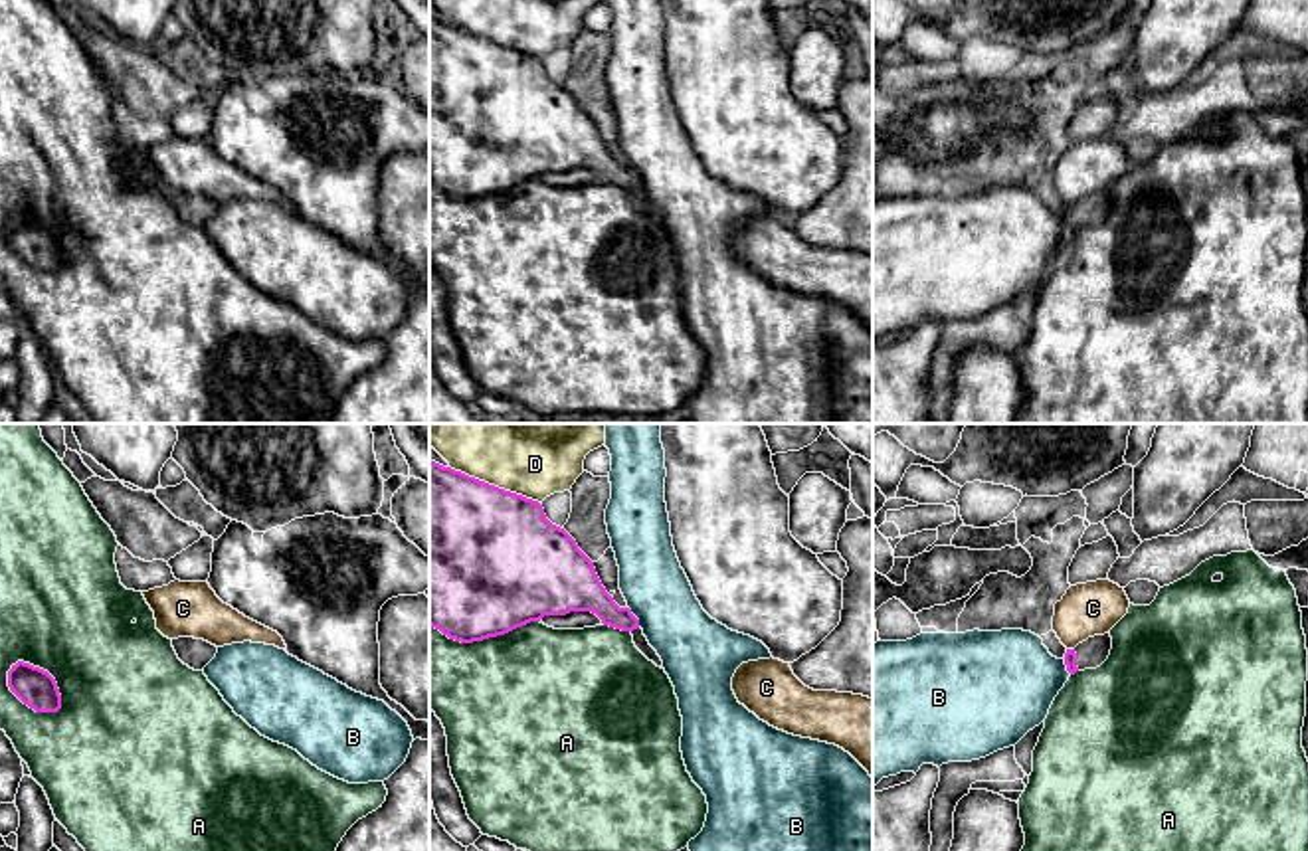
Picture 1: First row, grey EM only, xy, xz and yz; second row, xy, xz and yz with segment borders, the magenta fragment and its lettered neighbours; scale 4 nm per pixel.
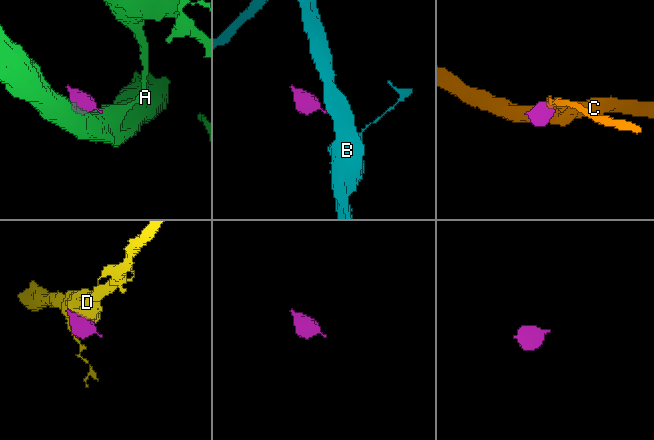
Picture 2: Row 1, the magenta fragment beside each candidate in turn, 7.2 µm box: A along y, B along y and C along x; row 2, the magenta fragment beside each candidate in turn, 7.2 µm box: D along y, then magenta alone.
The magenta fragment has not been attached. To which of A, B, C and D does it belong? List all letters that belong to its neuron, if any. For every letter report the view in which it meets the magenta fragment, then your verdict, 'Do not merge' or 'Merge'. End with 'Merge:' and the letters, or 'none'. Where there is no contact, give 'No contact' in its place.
A: Touches magenta in xy. Do not merge
B: Touches magenta in xz. Do not merge
C: Touches magenta in yz. Do not merge
D: Touches magenta in xz. Do not merge
Merge: none

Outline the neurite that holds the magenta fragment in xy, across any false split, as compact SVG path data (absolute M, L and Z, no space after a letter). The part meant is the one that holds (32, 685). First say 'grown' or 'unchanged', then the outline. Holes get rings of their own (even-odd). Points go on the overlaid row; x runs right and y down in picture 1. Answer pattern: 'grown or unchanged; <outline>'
unchanged; M18 661L8 671L10 691L36 712L57 712L61 695L55 679L30 663Z

